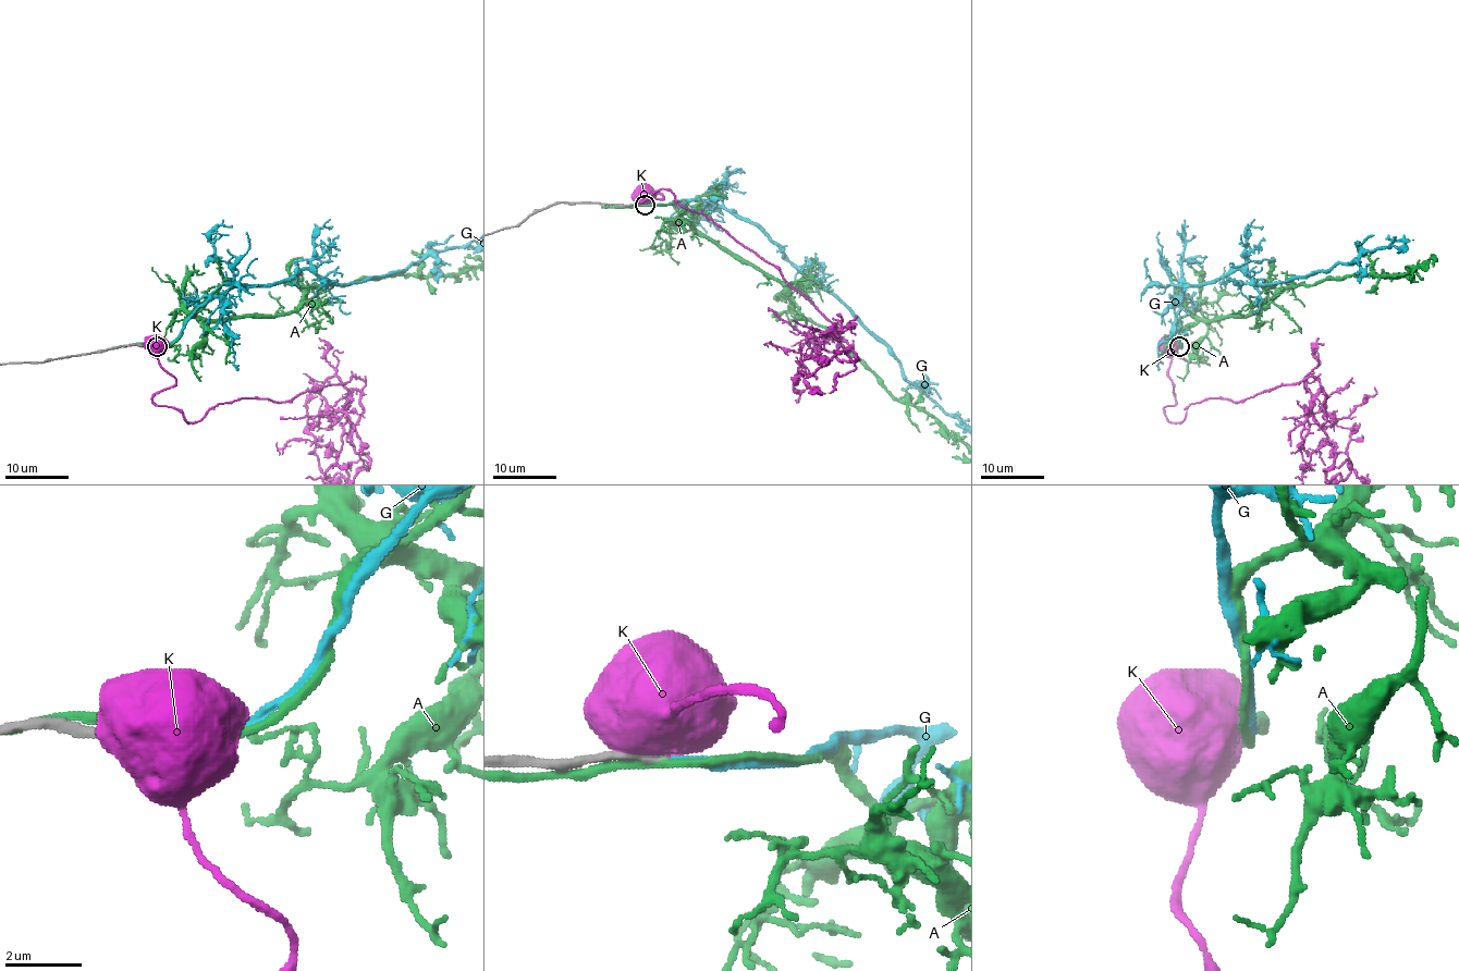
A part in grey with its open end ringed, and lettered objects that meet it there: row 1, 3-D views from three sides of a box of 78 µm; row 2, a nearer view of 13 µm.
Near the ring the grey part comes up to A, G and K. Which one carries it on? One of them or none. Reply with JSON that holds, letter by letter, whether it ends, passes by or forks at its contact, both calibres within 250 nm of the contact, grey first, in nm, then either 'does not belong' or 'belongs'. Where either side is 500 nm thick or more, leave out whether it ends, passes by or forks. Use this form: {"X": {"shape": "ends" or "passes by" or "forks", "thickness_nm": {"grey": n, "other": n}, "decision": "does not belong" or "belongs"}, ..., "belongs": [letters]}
{"A": {"shape": "passes by", "thickness_nm": {"grey": 200, "other": 200}, "decision": "does not belong"}, "G": {"shape": "ends", "thickness_nm": {"grey": 160, "other": 220}, "decision": "belongs"}, "K": {"thickness_nm": {"grey": 240, "other": 800}, "decision": "does not belong"}, "belongs": ["G"]}

